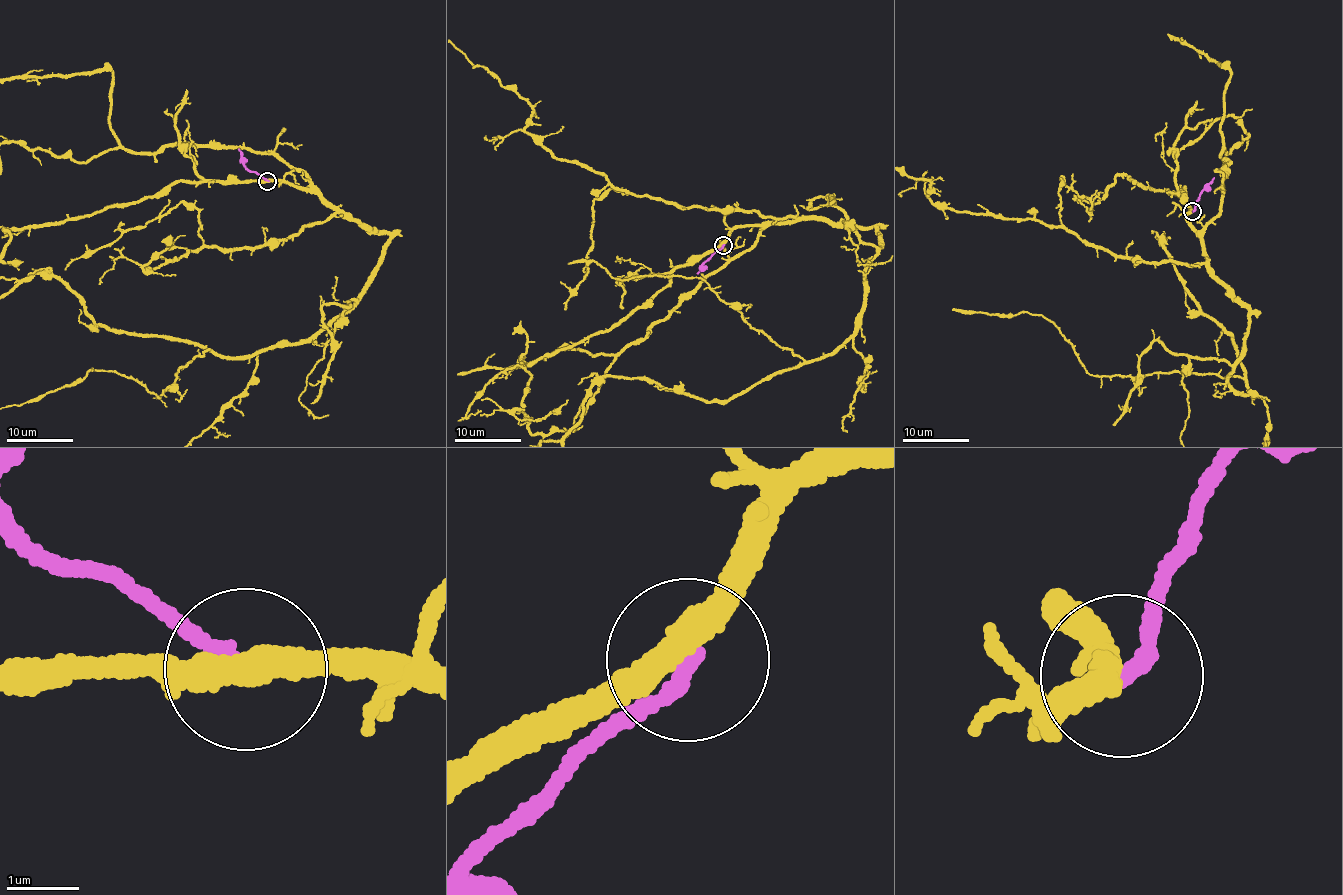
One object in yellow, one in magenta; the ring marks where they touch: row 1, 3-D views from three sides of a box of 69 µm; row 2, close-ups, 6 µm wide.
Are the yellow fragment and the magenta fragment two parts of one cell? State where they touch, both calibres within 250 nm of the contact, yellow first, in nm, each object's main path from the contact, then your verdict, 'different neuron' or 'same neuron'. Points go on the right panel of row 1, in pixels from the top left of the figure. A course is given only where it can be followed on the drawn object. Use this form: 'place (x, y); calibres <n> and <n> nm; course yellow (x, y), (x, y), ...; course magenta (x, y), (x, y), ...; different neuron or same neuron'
place (1192, 211); calibres 360 and 220 nm; course magenta (1192, 211), (1213, 177); different neuron

